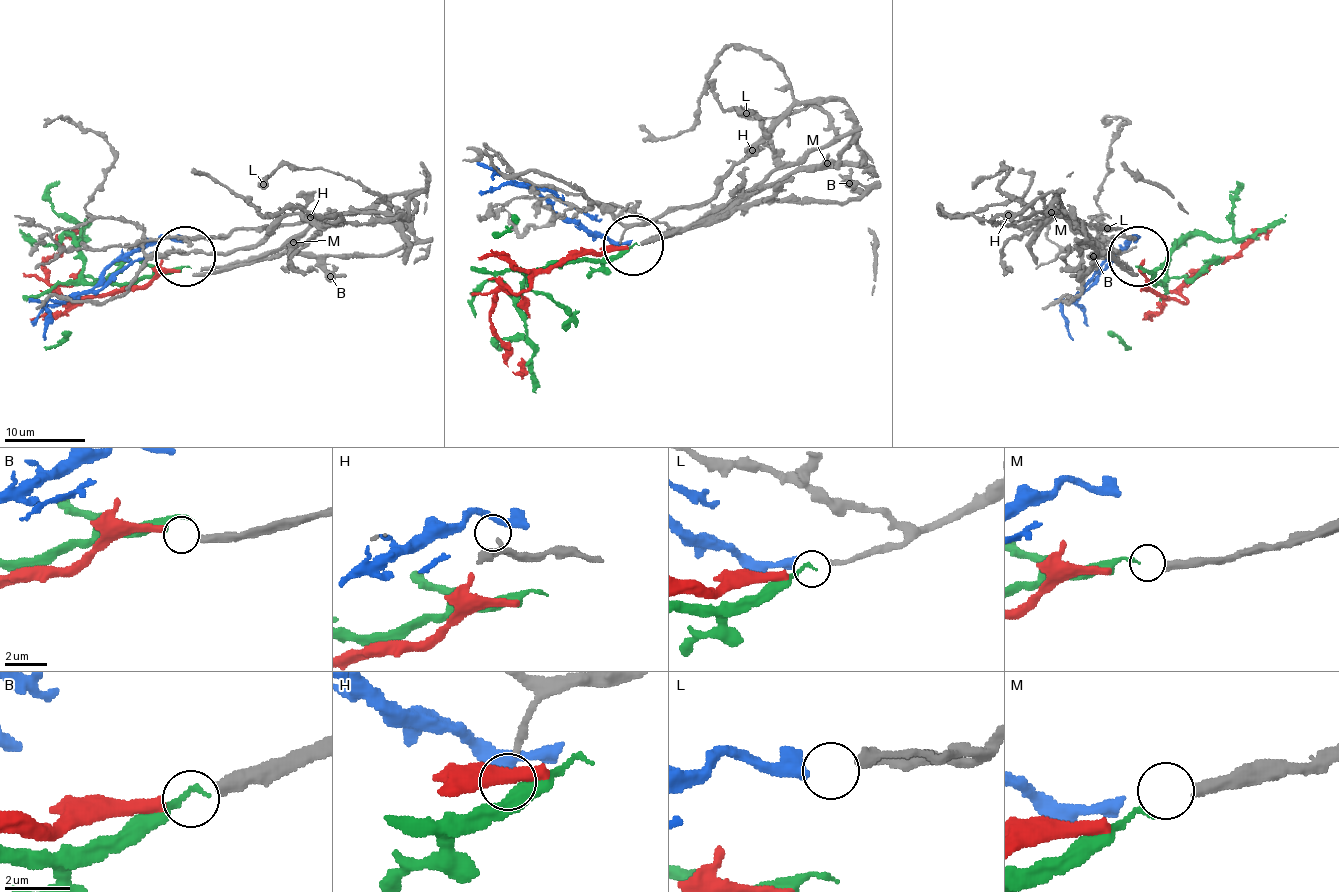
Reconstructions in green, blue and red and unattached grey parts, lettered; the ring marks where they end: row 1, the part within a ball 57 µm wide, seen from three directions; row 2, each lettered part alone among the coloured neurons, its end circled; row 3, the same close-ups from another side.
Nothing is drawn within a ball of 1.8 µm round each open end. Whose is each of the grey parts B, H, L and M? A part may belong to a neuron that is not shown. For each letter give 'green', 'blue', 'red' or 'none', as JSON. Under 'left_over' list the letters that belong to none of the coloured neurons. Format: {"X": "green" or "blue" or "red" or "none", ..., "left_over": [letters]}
{"B": "red", "H": "none", "L": "blue", "M": "green", "left_over": ["H"]}

